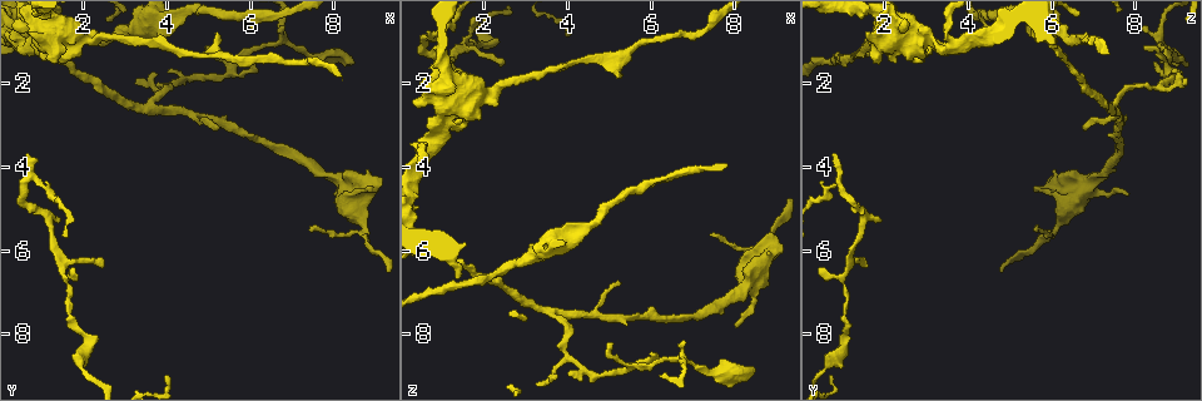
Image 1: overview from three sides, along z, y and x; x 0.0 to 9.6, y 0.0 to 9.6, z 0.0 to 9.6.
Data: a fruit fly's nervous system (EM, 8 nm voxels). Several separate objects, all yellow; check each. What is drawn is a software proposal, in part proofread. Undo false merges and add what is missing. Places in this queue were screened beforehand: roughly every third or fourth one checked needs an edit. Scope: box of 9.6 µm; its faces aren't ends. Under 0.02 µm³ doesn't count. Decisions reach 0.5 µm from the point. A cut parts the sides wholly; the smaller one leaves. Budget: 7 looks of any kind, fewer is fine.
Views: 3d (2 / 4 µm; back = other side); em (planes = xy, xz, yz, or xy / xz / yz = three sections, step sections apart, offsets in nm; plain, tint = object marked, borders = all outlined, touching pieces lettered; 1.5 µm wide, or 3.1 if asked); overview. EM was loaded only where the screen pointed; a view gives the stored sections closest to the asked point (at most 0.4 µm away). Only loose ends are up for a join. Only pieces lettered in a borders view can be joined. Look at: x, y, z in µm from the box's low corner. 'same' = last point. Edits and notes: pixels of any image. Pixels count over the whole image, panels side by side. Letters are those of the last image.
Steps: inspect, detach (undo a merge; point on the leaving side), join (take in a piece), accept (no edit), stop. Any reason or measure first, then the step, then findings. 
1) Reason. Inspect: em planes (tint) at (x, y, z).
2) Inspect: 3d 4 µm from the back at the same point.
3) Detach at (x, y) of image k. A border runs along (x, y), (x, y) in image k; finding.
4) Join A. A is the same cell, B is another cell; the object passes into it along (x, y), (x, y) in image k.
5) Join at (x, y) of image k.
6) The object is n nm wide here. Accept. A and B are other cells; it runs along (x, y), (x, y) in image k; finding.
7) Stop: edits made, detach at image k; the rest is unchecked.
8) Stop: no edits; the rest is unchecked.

Thin end. Inspect: em planes (borders) at (0.60, 3.70, 0.80).

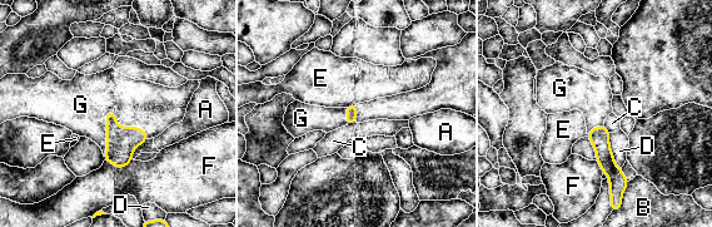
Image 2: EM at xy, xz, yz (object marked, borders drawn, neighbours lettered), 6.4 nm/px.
Join G. G is the same cell, A, B, C, D, E and F are other cells; the neuron continues.

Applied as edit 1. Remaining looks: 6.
Inspect: overview.

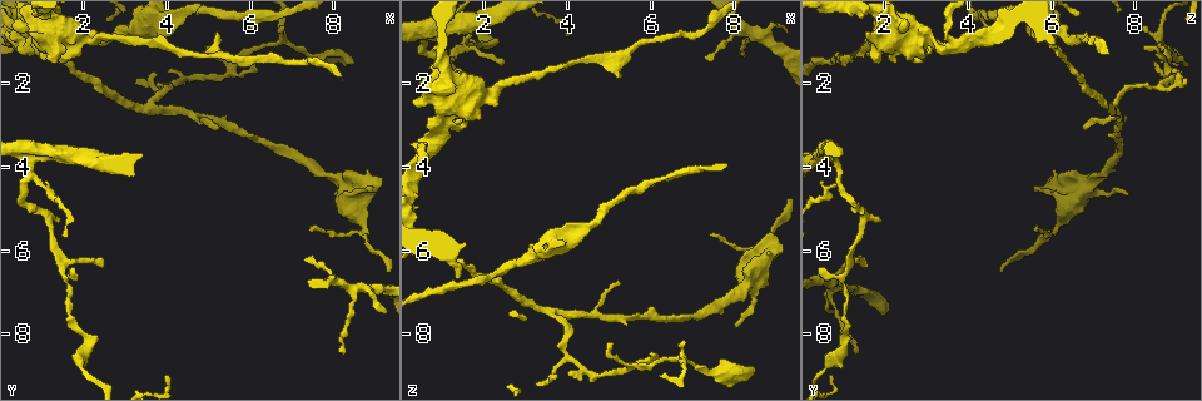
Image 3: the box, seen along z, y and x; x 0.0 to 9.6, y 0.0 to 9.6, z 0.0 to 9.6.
Free end. Inspect: em planes (borders) at (2.45, 6.45, 1.50).

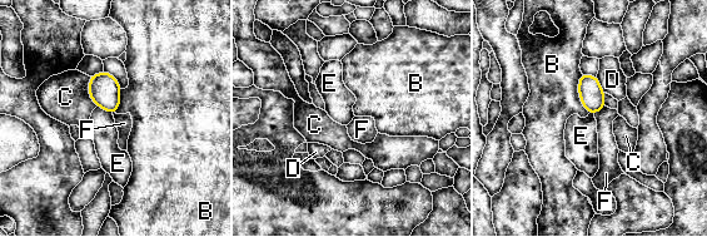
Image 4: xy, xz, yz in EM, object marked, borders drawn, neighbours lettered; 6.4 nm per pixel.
The object is 150 nm wide here. Accept. B, C, D, E and F are other cells; a border runs along (96, 105), (111, 113) in image 4; no lettered piece goes on from it.

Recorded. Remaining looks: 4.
Branch stops here. Inspect: em 3.1 µm planes (borders) at (6.90, 0.70, 8.25).

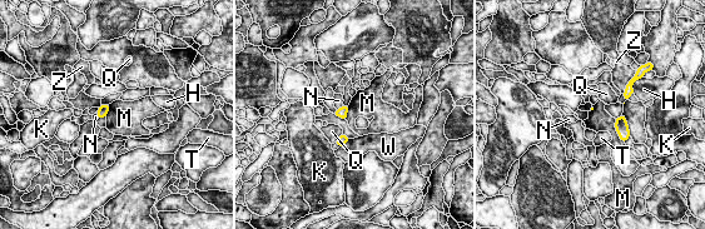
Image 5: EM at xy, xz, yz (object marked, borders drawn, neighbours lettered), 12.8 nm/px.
Accept. H, K, M, N, Q, T, W and Z are other cells; no lettered piece goes on from it.

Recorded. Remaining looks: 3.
Stop: edits made, join at image 2; the rest is unchecked.

